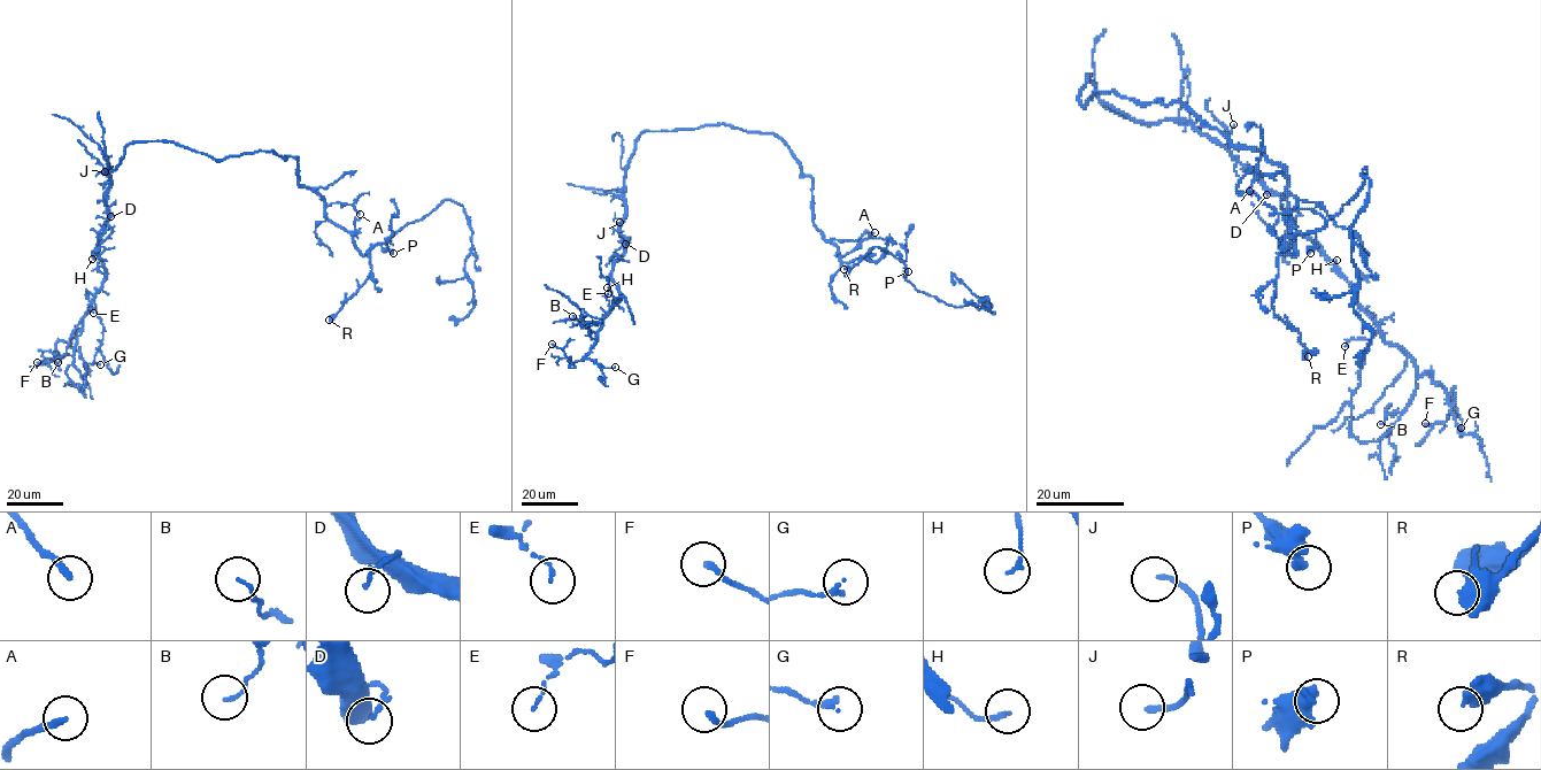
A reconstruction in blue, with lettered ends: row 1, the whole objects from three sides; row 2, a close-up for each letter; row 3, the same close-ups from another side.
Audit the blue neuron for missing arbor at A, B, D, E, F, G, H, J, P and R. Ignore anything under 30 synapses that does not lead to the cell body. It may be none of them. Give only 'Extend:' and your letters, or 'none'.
Extend: A

